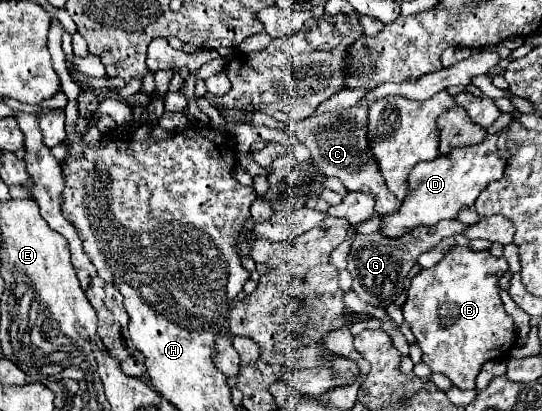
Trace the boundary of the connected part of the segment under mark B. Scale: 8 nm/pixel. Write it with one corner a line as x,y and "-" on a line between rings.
457,245
457,247
453,247
437,265
433,265
433,267
429,267
429,269
421,269
421,271
411,279
411,287
409,287
409,291
407,291
407,299
405,299
405,305
401,307
401,311
403,311
405,321
409,323
415,339
417,339
419,349
423,351
423,363
429,365
433,373
443,373
445,377
449,377
449,379
453,381
453,385
459,387
459,389
475,389
475,377
477,377
481,365
483,365
485,361
501,359
501,355
505,355
505,353
515,345
517,335
515,335
513,319
505,313
503,301
501,301
501,297
499,297
499,279
501,279
501,275
503,275
505,271
507,271
507,263
505,263
503,257
493,257
489,251
471,251
469,247
459,247
459,245

